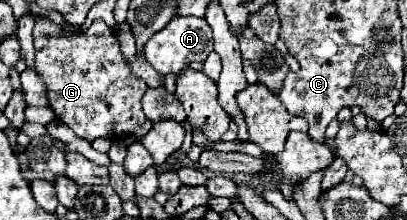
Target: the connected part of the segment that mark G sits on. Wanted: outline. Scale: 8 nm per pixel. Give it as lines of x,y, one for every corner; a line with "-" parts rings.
40,19
34,25
34,49
36,49
36,71
46,83
48,89
48,101
50,107
56,111
58,119
66,123
78,137
86,141
94,141
98,137
108,137
108,139
120,139
130,133
134,133
136,127
146,123
144,111
142,111
142,95
146,93
148,85
134,77
120,53
120,45
114,39
112,29
102,21
94,21
88,31
84,33
70,33
62,29
58,23
50,19

